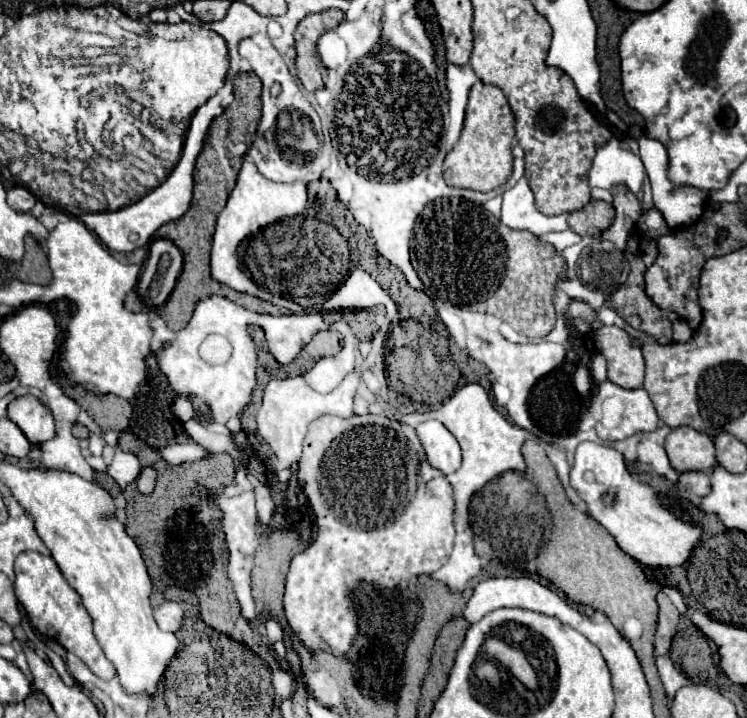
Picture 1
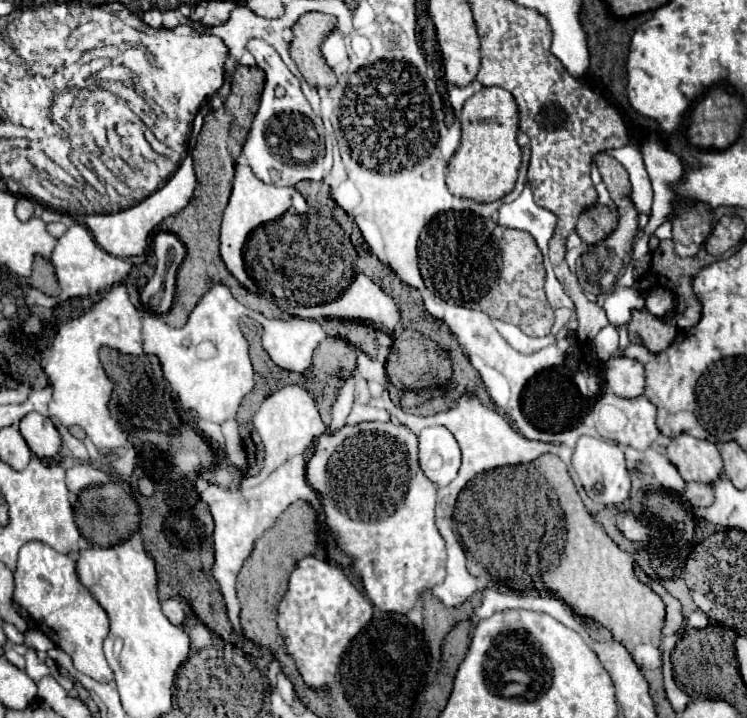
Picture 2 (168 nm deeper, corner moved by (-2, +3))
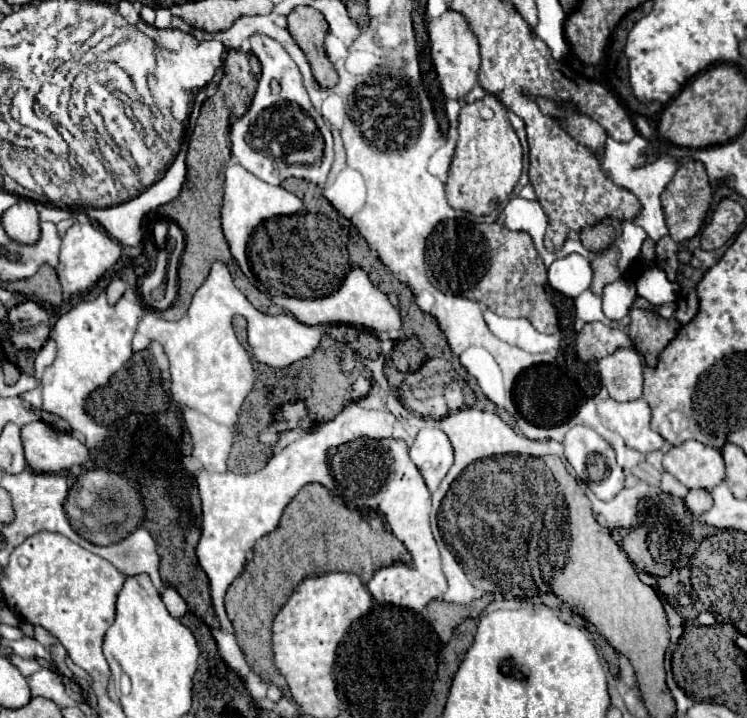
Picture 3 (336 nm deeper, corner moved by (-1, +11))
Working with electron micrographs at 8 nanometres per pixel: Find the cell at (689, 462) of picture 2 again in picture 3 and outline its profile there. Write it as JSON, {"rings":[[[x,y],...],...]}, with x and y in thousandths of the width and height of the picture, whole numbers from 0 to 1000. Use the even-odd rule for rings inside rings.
{"rings":[[[933,613],[901,621],[888,638],[888,652],[922,682],[954,682],[971,669],[965,630]]]}

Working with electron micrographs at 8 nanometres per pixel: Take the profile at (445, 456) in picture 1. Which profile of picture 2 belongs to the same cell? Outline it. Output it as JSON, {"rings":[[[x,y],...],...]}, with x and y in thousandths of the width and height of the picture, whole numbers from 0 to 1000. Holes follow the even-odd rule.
{"rings":[[[594,593],[568,596],[562,613],[562,652],[586,677],[602,674],[616,652],[616,624],[608,604]]]}

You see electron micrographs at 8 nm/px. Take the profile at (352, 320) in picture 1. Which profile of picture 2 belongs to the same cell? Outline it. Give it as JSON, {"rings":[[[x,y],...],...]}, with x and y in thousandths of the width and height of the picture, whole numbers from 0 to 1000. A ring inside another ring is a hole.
{"rings":[[[442,443],[431,448],[434,460],[442,468],[452,468],[466,474],[469,479],[474,479],[479,487],[490,490],[495,499],[503,496],[503,485],[506,485],[506,474],[503,474],[503,457],[487,451],[487,448],[471,448],[471,446],[452,446],[452,443]]]}

